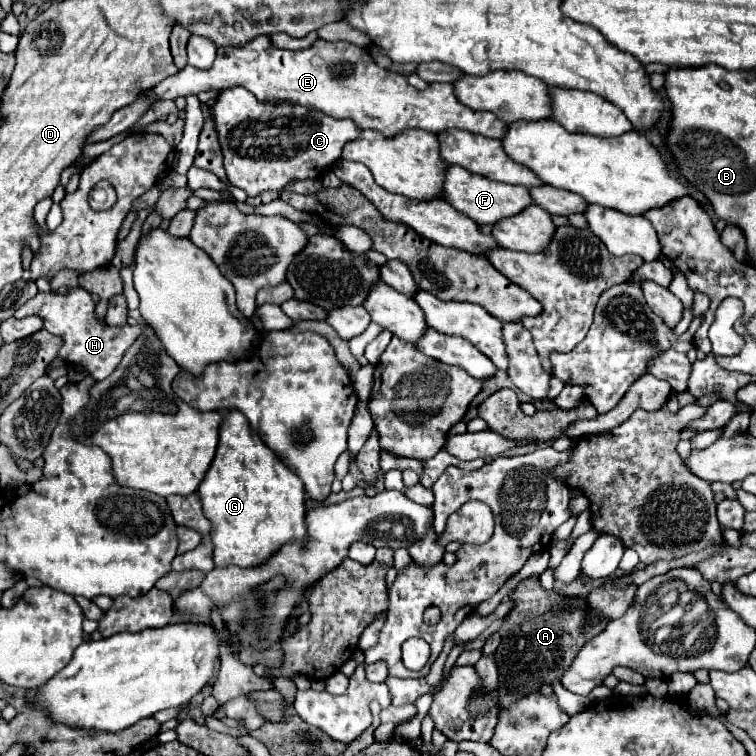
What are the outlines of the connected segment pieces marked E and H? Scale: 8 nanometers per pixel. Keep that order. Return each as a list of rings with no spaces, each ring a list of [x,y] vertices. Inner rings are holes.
[[[260,36],[248,42],[246,48],[256,52],[252,60],[238,58],[234,48],[220,48],[210,70],[186,66],[178,74],[150,88],[150,94],[156,94],[160,100],[174,100],[176,96],[244,86],[254,92],[260,102],[292,102],[316,108],[332,118],[350,118],[358,128],[382,130],[386,136],[394,136],[406,128],[422,128],[434,134],[460,128],[488,138],[502,138],[506,132],[506,124],[492,112],[478,112],[460,104],[450,84],[430,84],[426,90],[416,90],[408,84],[406,76],[376,66],[366,48],[344,40],[326,42],[318,38],[304,50],[280,50],[270,46],[268,36]]]
[[[68,288],[68,294],[58,294],[58,292],[40,292],[36,294],[32,300],[28,300],[14,316],[16,318],[26,318],[26,316],[40,316],[44,322],[44,328],[52,334],[58,334],[64,338],[64,346],[58,352],[58,358],[62,358],[64,362],[70,364],[80,364],[86,366],[86,370],[90,372],[92,378],[96,380],[104,380],[108,378],[118,362],[122,360],[122,356],[126,354],[126,350],[134,344],[134,340],[142,334],[142,324],[136,326],[108,326],[104,322],[98,322],[94,318],[94,300],[92,296],[84,290],[84,288]]]

